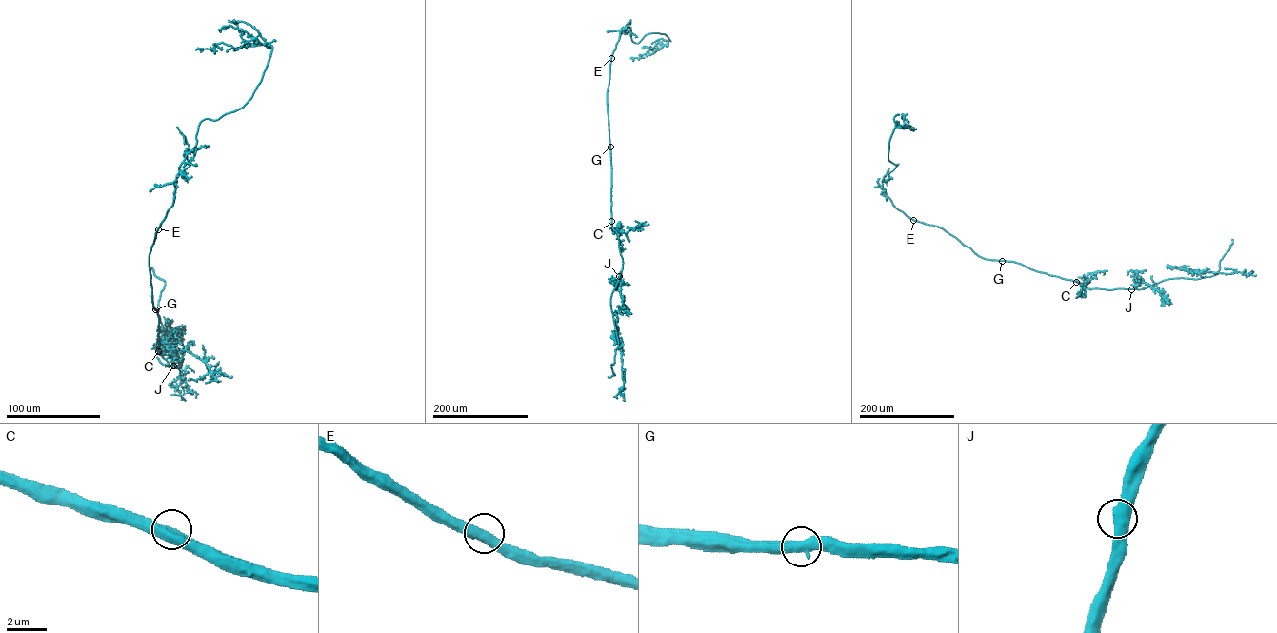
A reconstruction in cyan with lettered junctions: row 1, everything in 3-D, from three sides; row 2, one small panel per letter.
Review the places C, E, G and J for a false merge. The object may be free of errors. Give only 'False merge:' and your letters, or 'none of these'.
False merge: none of these

